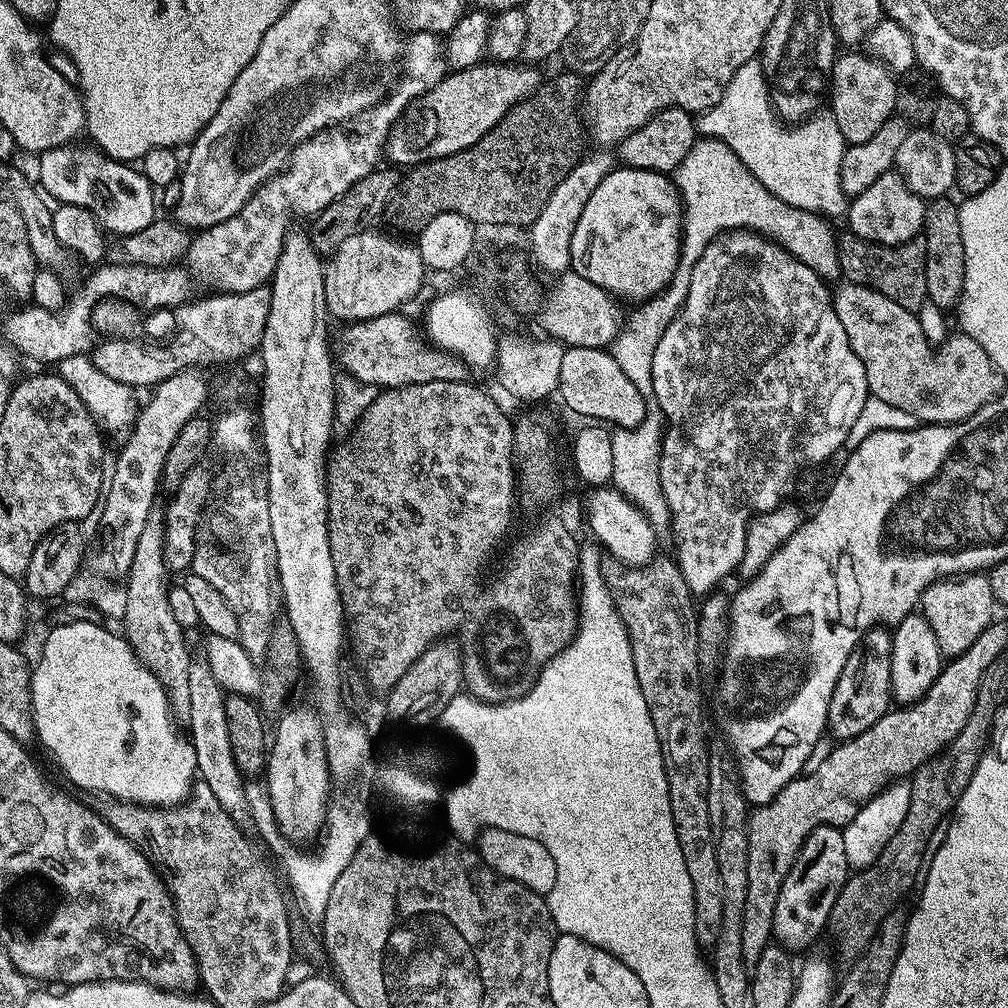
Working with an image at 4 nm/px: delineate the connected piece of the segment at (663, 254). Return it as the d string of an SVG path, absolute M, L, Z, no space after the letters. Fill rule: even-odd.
M616 166L602 178L585 210L578 218L573 234L576 235L576 252L580 269L575 271L582 278L592 276L594 286L611 292L613 297L625 296L628 300L643 302L660 295L672 280L680 258L680 234L682 205L673 181L663 172L638 170L627 166Z

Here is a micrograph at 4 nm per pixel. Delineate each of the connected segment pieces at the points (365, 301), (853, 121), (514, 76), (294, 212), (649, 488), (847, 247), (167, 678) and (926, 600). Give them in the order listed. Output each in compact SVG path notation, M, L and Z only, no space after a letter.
M362 230L354 234L354 238L346 238L336 247L324 269L324 289L326 290L326 306L329 317L336 316L340 322L355 322L370 320L403 309L405 304L425 283L426 269L420 257L419 247L403 244L395 235L384 232L368 232Z
M844 50L832 63L832 108L830 114L834 122L838 122L838 130L842 130L842 138L848 144L866 142L878 126L896 111L895 94L897 81L879 60L860 50Z
M481 62L468 69L447 73L436 87L413 105L403 121L404 129L389 135L387 159L403 166L415 166L465 152L490 131L511 107L534 95L542 84L538 69L528 62Z
M316 133L311 139L304 140L292 152L292 159L288 161L284 171L279 176L273 176L259 188L244 203L242 210L238 210L238 214L226 218L226 222L218 222L201 231L188 247L186 257L187 267L193 277L200 279L201 276L202 279L217 284L216 288L221 293L246 292L260 285L267 285L276 273L278 258L284 252L284 242L289 239L288 227L292 224L292 216L308 216L307 218L319 216L322 210L326 210L326 206L333 204L342 194L346 194L346 190L350 190L359 181L357 176L348 176L342 168L334 166L334 150L336 150L338 138L340 136L336 134L321 137Z
M648 414L645 420L632 431L620 430L612 436L613 476L611 483L617 491L628 500L632 500L644 512L657 530L667 529L670 524L668 503L660 485L661 443L662 424L652 414Z
M851 230L839 233L835 241L840 275L847 283L865 284L878 294L898 302L906 310L917 313L928 299L926 290L926 242L923 235L915 236L904 244L871 244L859 240Z
M149 530L138 538L138 550L134 550L134 562L126 573L126 614L122 621L123 635L133 653L149 671L155 673L168 690L175 715L186 718L190 714L190 662L193 653L188 653L184 641L185 629L180 628L170 612L167 602L169 581L164 581L164 537Z
M980 572L957 574L951 578L936 578L925 587L919 595L918 608L934 630L934 638L938 638L938 646L945 657L961 656L970 646L974 646L974 638L982 634L988 625L993 623L992 611L998 608L994 598L994 590L990 590L987 575Z

